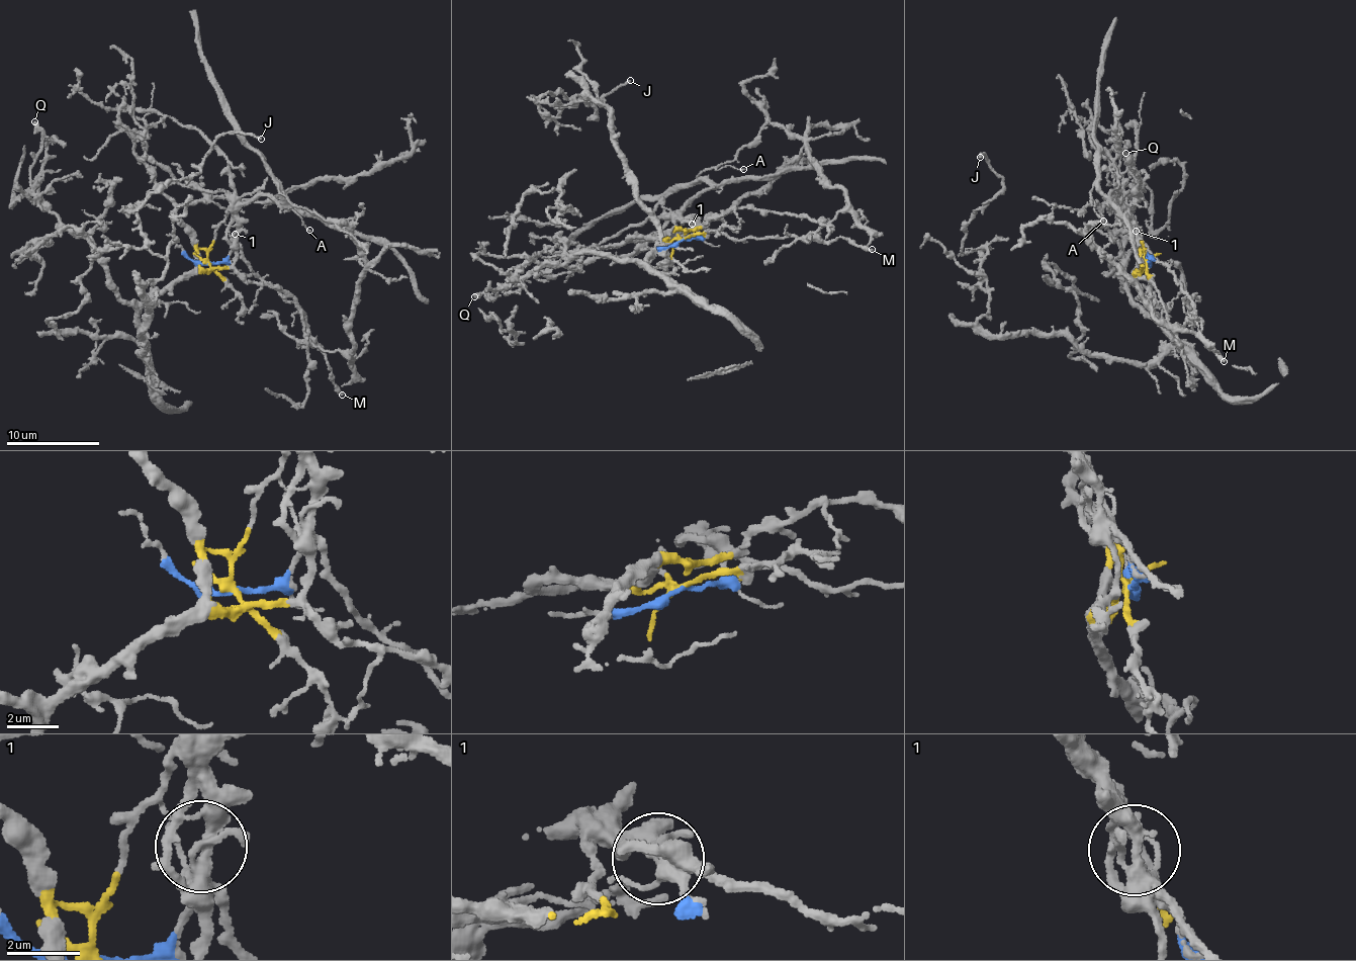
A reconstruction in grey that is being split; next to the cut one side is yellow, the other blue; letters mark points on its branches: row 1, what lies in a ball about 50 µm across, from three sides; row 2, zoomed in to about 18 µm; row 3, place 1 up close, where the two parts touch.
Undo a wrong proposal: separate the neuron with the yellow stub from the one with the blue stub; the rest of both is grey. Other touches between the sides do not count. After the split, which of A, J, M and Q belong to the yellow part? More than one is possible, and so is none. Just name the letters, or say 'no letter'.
J, Q

